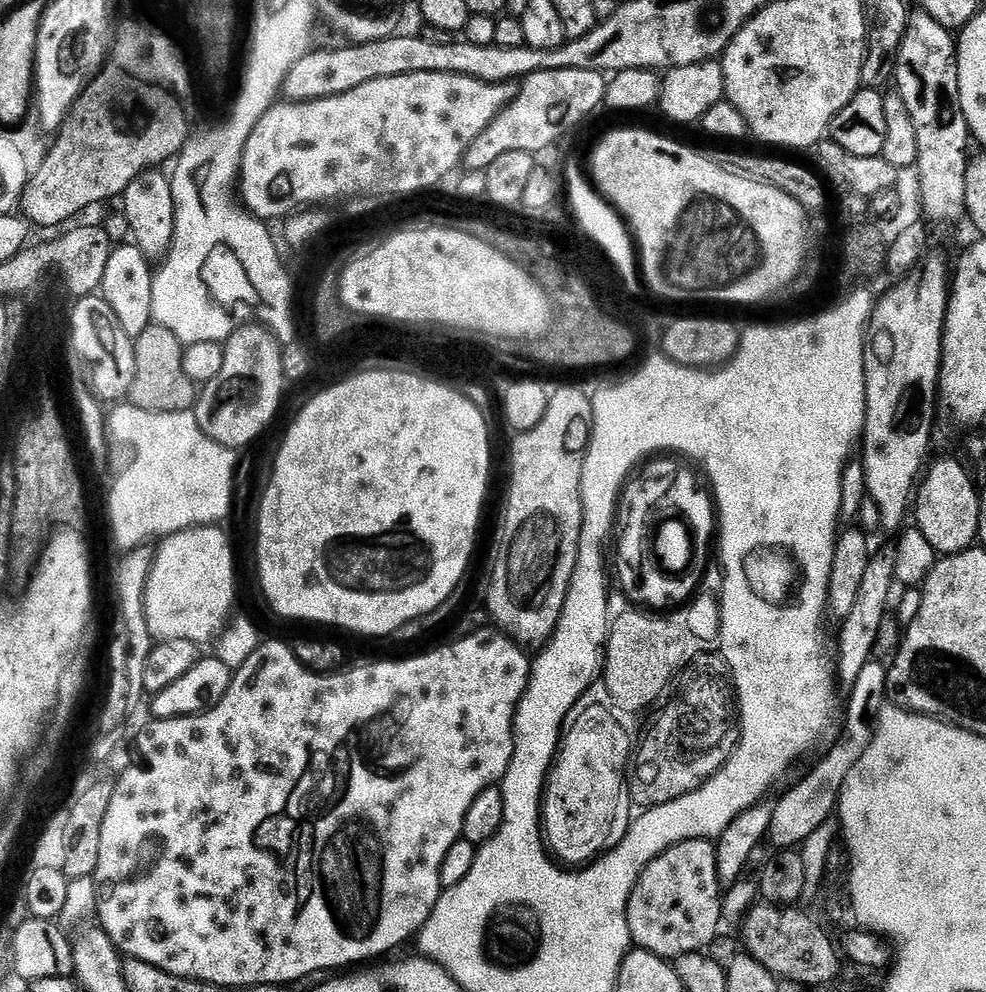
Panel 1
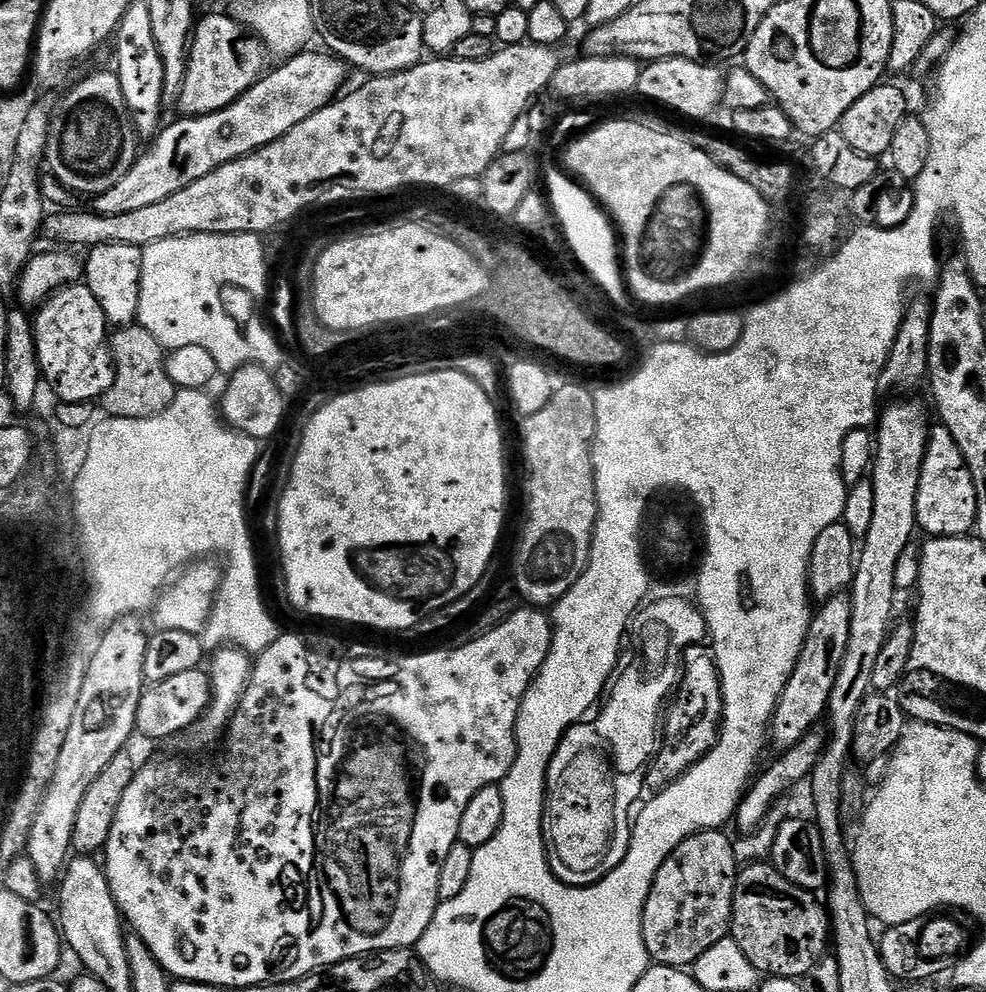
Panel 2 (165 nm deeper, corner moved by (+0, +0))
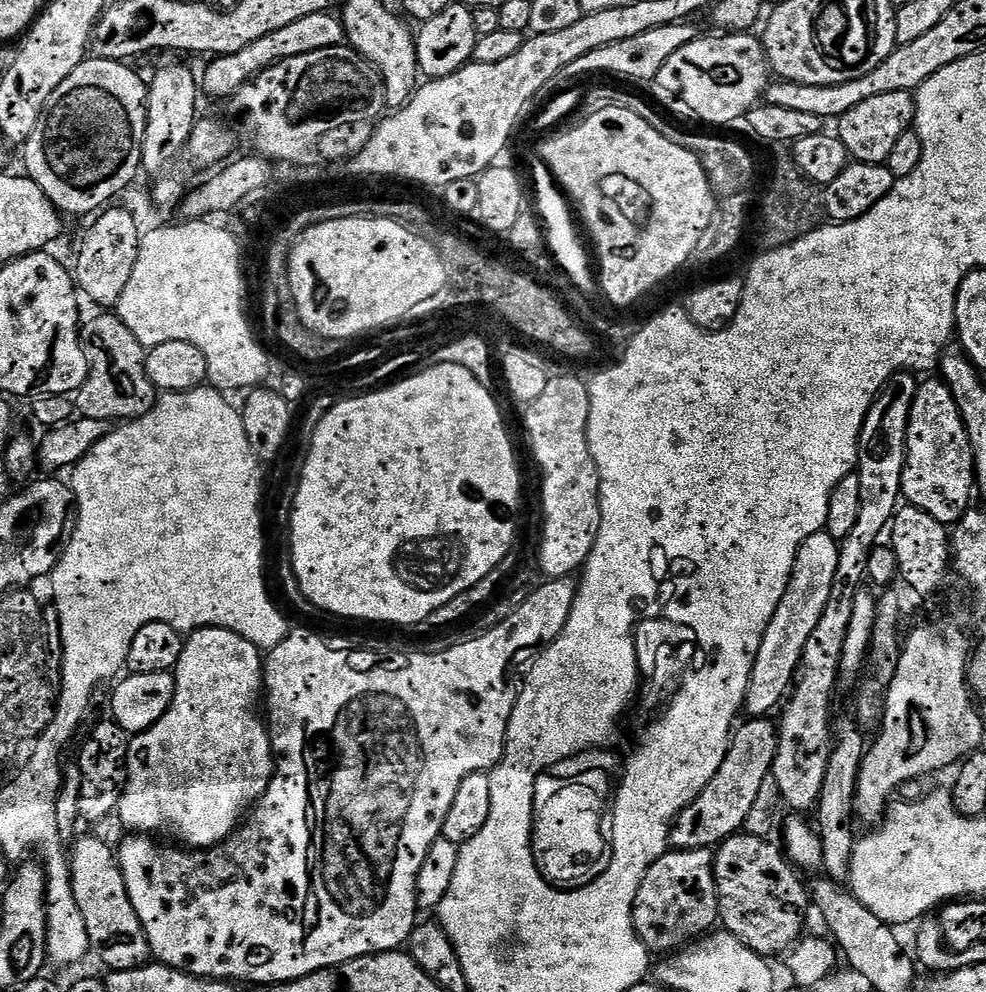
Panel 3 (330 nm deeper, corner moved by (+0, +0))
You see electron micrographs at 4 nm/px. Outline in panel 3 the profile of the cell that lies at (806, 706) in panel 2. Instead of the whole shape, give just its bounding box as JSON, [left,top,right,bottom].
[670,718,779,850]

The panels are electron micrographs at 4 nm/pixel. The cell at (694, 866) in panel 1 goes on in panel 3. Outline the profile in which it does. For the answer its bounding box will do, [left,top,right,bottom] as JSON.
[632,848,720,954]

